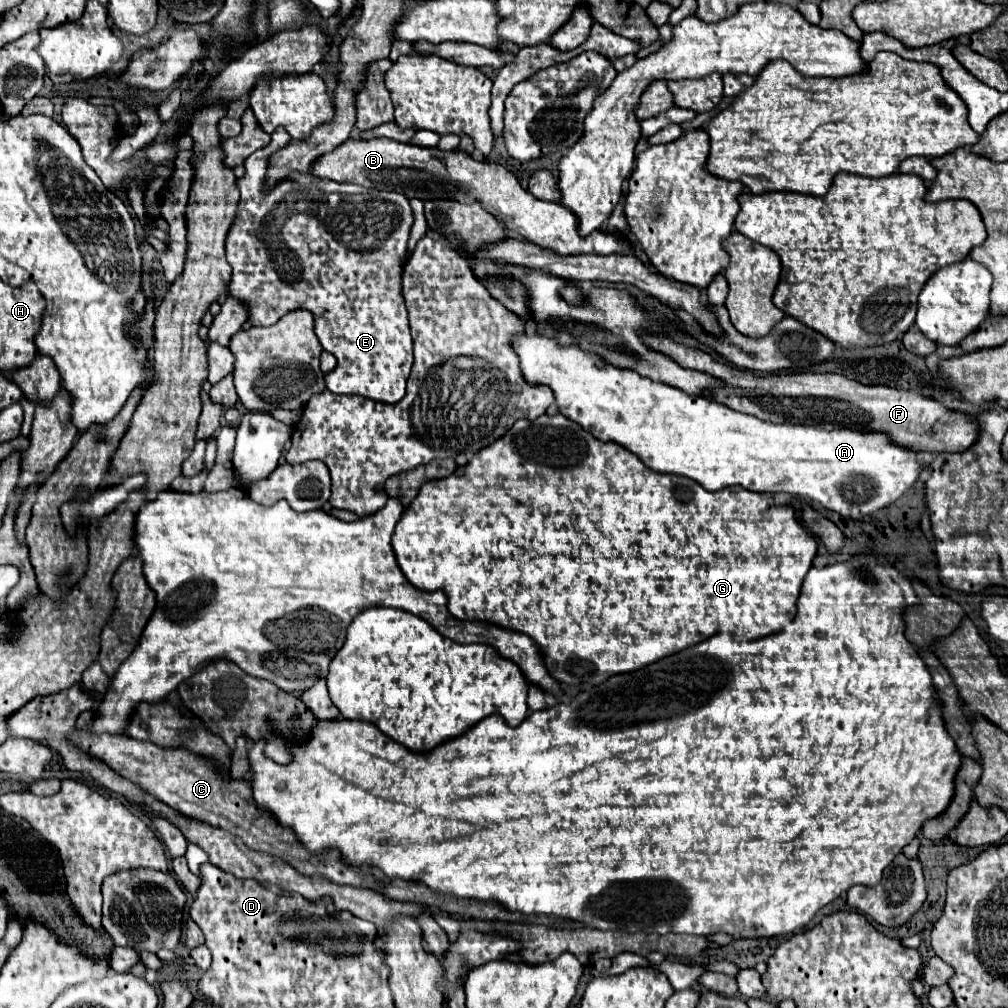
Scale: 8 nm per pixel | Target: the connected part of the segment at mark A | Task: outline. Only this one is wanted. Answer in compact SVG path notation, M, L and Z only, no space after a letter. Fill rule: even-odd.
M521 336L515 338L523 376L527 382L551 386L559 412L581 424L587 432L603 442L617 442L637 454L645 466L663 474L679 474L693 478L707 490L727 486L743 486L763 494L789 492L819 502L823 508L839 512L845 518L863 518L891 502L913 486L923 466L903 448L895 446L885 434L863 434L853 430L819 430L803 424L773 424L755 416L741 414L705 396L689 396L679 388L651 382L633 370L621 370L601 362L597 356L583 352L579 346L561 346L555 338Z

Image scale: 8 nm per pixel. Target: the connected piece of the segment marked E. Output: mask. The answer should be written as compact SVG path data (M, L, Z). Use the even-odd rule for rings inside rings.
M275 128L269 146L247 158L245 174L237 180L241 198L225 240L233 278L227 282L225 294L245 304L249 324L253 326L271 326L295 308L309 310L315 318L315 332L321 346L337 358L335 370L325 374L327 390L333 394L359 394L379 402L399 402L405 396L405 382L413 366L413 340L401 296L401 262L407 254L407 238L413 226L409 200L397 192L383 192L381 198L367 198L363 194L365 190L355 184L347 184L339 194L327 192L323 190L323 180L307 172L293 172L283 182L267 188L265 176L269 158L285 148L289 138L287 130ZM275 214L289 214L279 228L275 228Z

